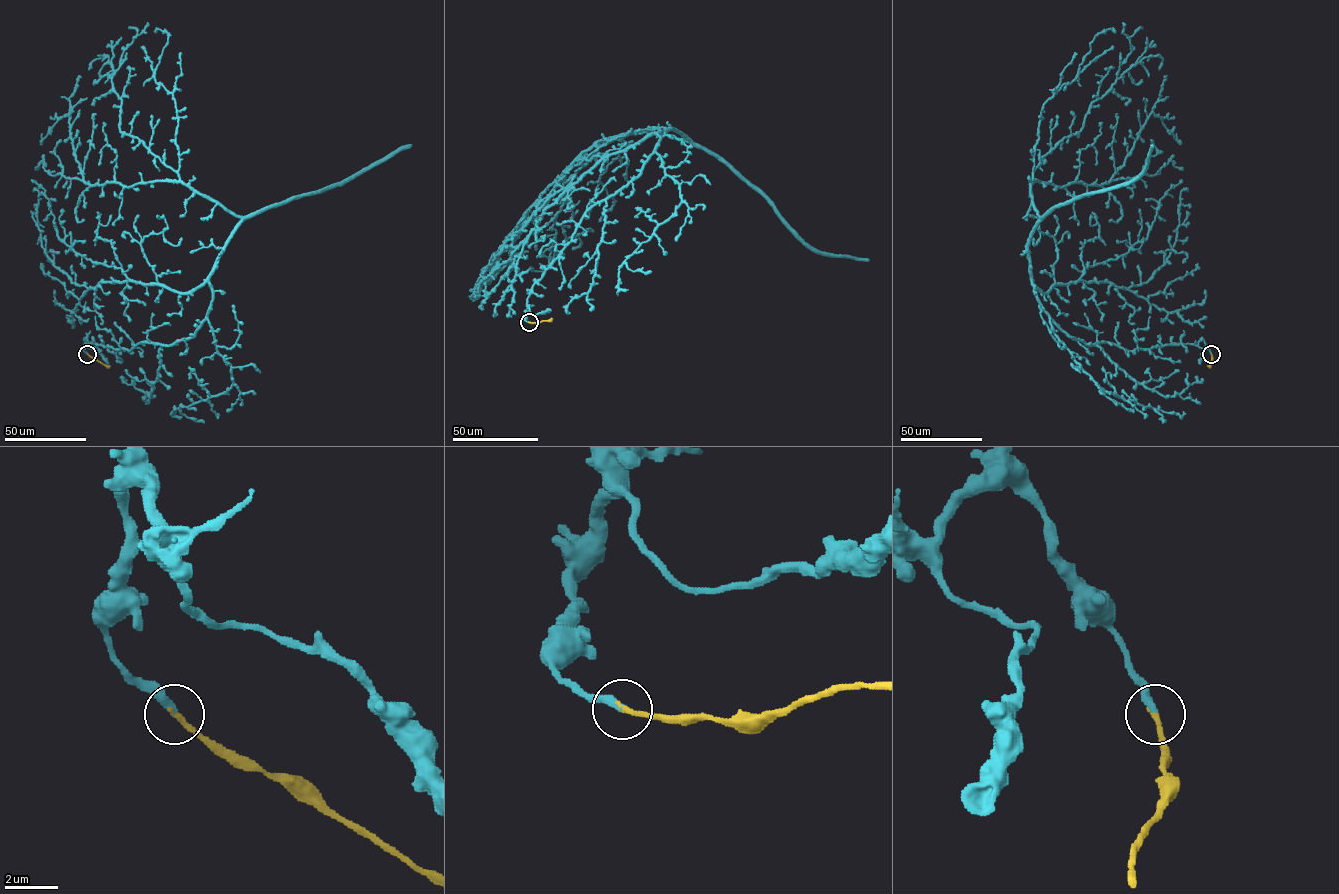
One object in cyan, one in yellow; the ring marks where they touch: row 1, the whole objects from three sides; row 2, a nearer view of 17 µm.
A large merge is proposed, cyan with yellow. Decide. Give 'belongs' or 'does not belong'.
belongs

